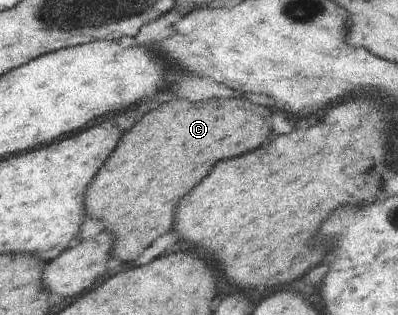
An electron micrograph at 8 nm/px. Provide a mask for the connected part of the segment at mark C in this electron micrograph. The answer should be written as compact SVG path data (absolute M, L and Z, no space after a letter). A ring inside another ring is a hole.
M176 98L148 112L124 134L110 162L102 166L98 178L94 178L84 194L86 216L102 220L114 236L112 256L122 262L132 262L156 238L168 234L178 200L200 184L214 164L260 148L262 140L270 134L268 124L268 118L262 124L262 106L254 106L244 98L224 100L222 104L220 100L192 104ZM264 128L268 132L262 132Z

